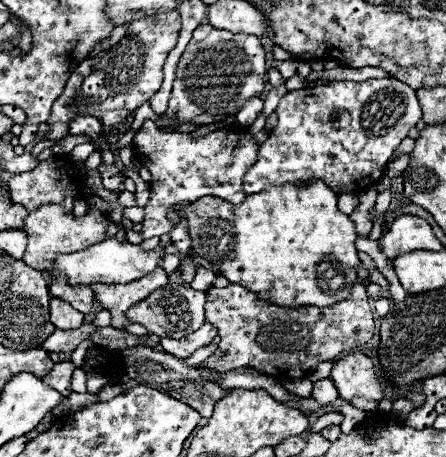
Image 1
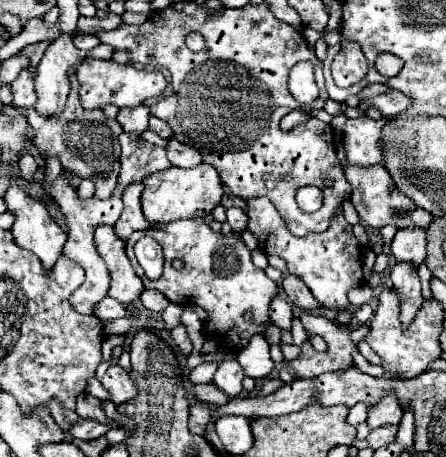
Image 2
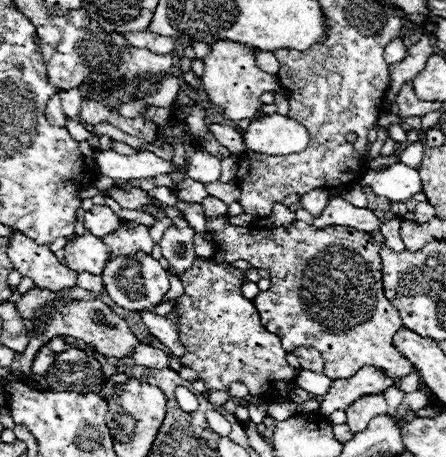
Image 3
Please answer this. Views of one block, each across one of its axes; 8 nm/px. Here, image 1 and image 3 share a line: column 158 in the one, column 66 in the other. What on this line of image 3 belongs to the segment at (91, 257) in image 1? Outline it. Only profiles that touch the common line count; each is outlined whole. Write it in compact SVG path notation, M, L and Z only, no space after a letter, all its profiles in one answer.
M84 234L76 236L66 246L66 266L76 272L90 272L100 276L110 258L110 246L102 238Z

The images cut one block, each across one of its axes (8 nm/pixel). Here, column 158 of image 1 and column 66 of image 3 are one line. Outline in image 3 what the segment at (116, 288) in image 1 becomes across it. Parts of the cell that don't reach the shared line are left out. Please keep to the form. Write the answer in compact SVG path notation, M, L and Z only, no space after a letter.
M10 234L8 240L10 246L6 254L14 264L14 270L32 278L36 288L58 292L76 284L76 274L60 264L48 246L38 246L28 238L22 238L22 234Z

